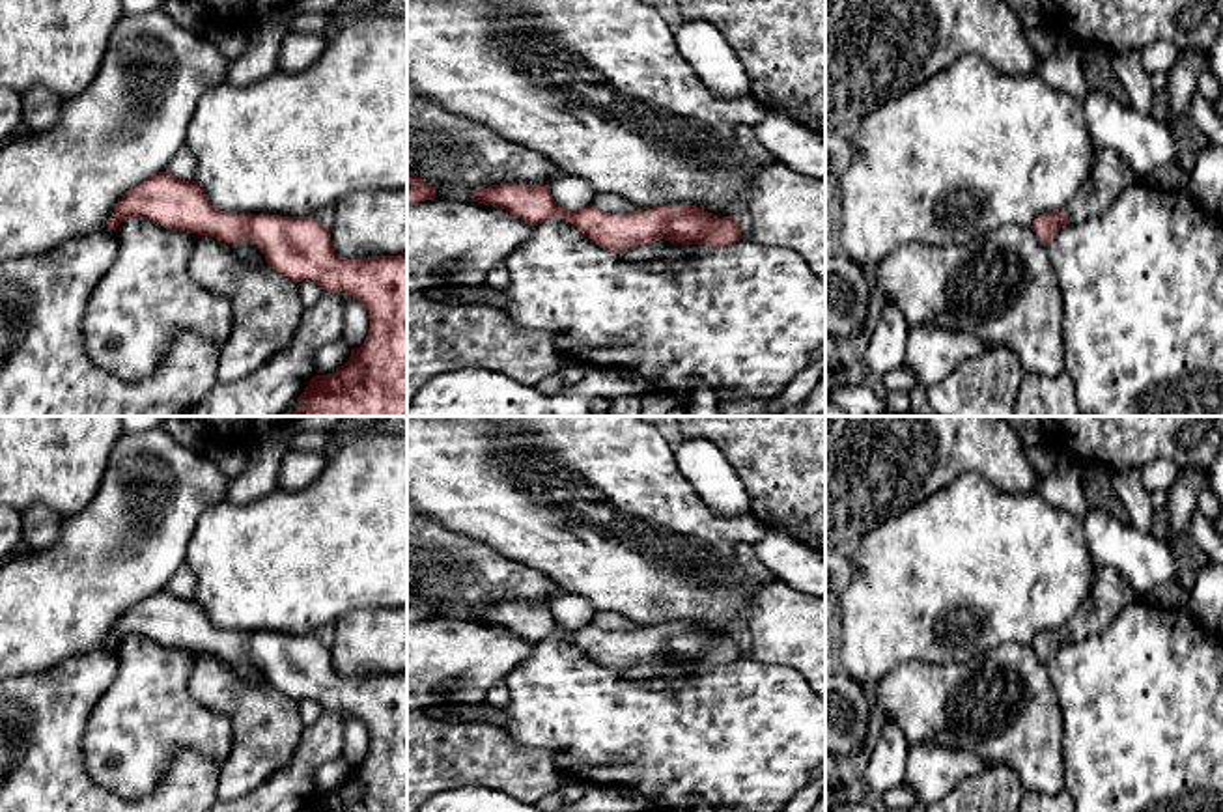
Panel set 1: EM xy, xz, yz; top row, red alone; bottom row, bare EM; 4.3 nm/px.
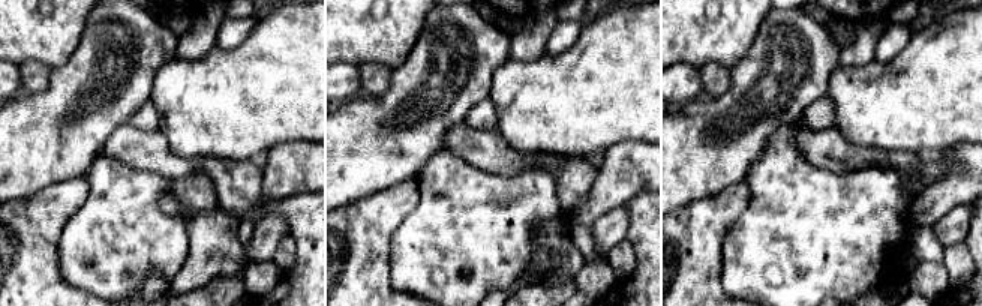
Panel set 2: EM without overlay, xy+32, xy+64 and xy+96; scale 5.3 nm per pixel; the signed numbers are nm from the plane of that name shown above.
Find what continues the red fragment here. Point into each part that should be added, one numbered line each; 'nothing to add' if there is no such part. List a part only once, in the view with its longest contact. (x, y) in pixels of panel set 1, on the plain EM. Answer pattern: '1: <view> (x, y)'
1: xz (656, 667)

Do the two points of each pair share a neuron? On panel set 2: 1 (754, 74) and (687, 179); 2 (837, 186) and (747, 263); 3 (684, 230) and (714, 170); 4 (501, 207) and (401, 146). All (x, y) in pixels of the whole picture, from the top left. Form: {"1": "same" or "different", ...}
{"1": "same", "2": "same", "3": "different", "4": "different"}

